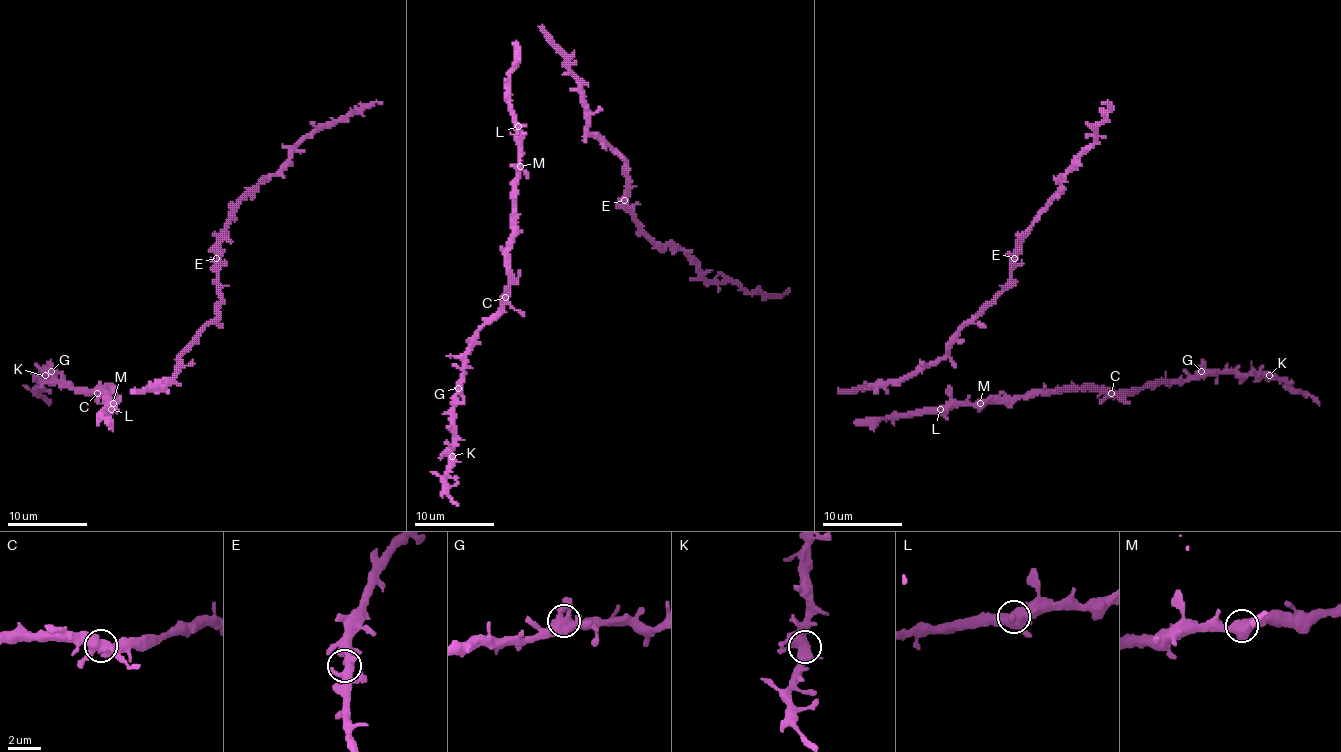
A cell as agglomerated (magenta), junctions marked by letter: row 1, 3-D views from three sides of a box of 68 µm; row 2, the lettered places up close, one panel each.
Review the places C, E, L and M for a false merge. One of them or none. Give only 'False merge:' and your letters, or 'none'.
False merge: none

